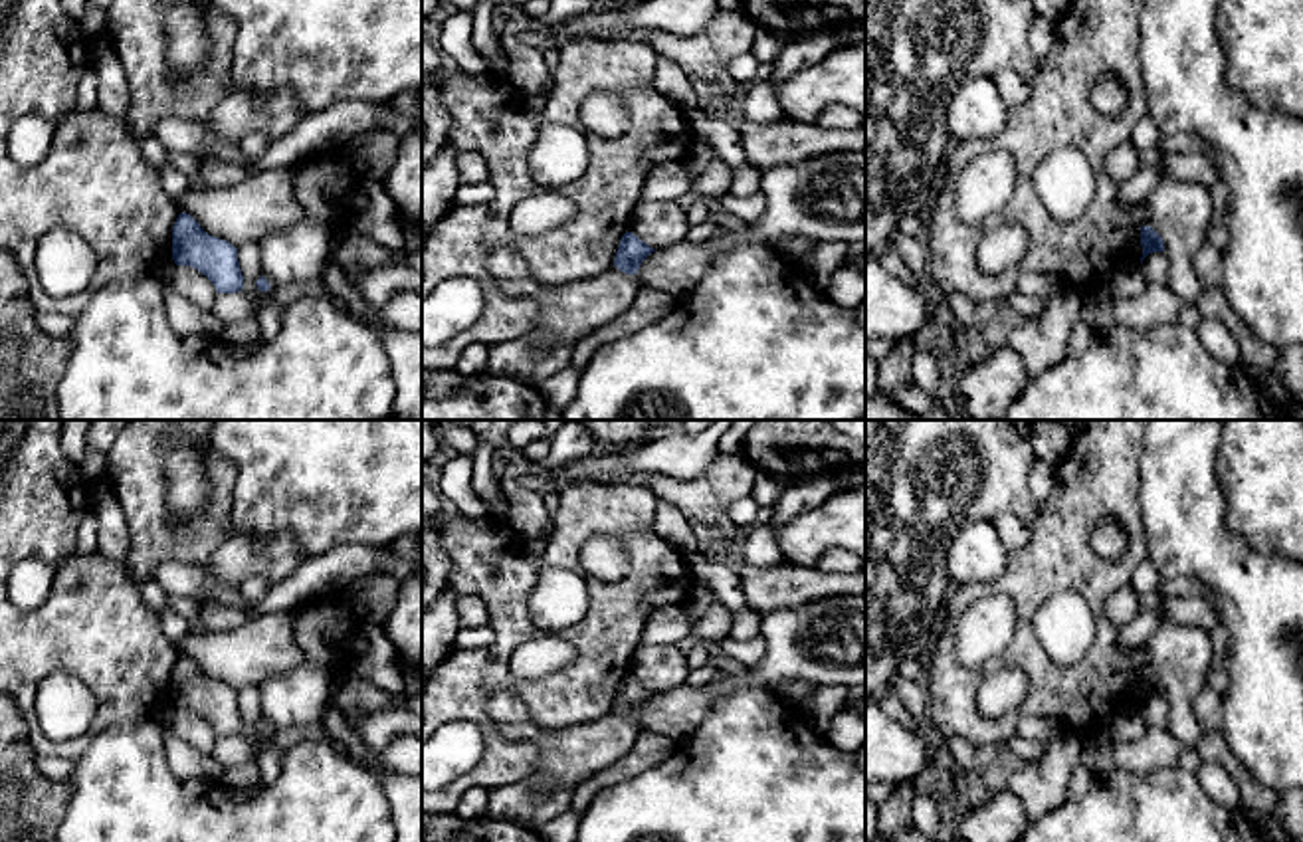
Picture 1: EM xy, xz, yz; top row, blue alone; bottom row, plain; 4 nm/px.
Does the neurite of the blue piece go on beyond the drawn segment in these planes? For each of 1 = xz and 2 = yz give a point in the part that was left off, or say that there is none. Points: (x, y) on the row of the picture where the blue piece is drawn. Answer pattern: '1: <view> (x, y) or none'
1: none
2: none

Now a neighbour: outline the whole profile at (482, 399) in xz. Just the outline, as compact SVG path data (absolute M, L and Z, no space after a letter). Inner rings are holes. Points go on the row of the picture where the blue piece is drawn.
M473 378L448 398L424 398L422 420L545 420L547 404L533 382Z

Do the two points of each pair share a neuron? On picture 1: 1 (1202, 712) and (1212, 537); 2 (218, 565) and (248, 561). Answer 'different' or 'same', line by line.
1: different
2: same

